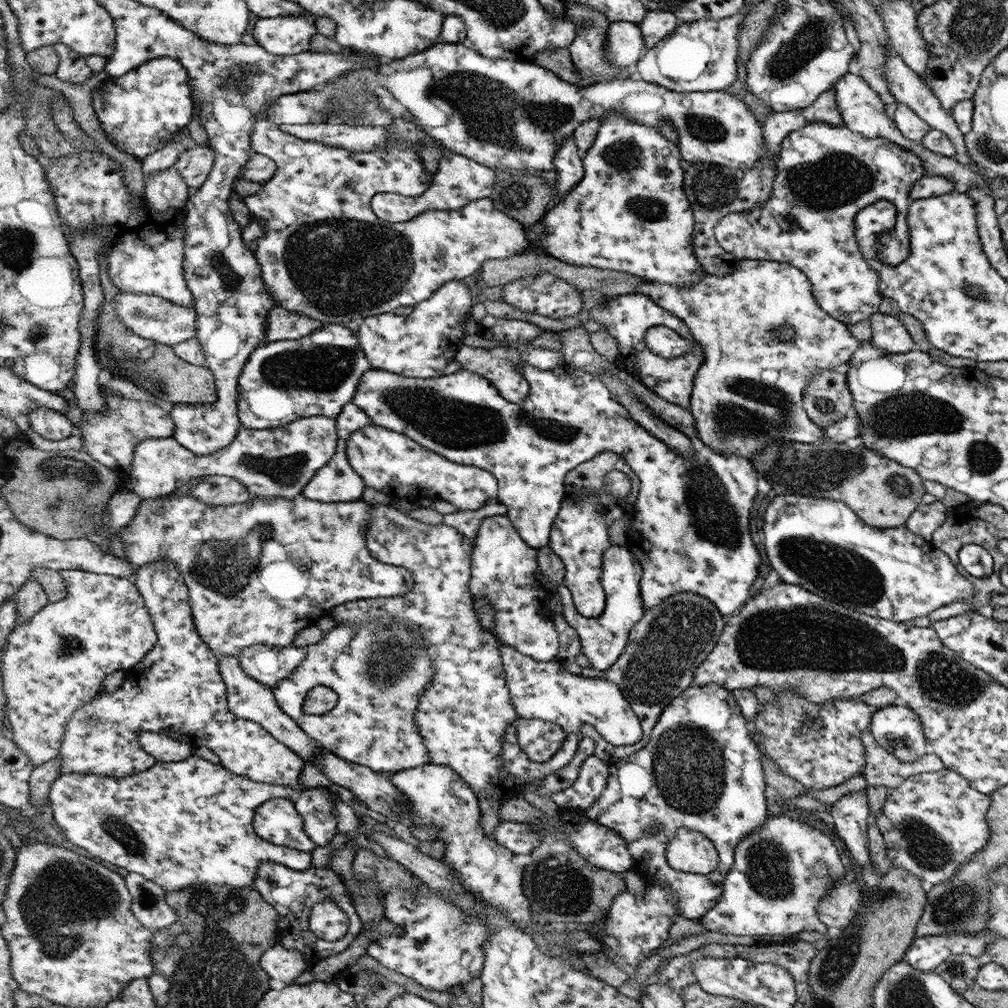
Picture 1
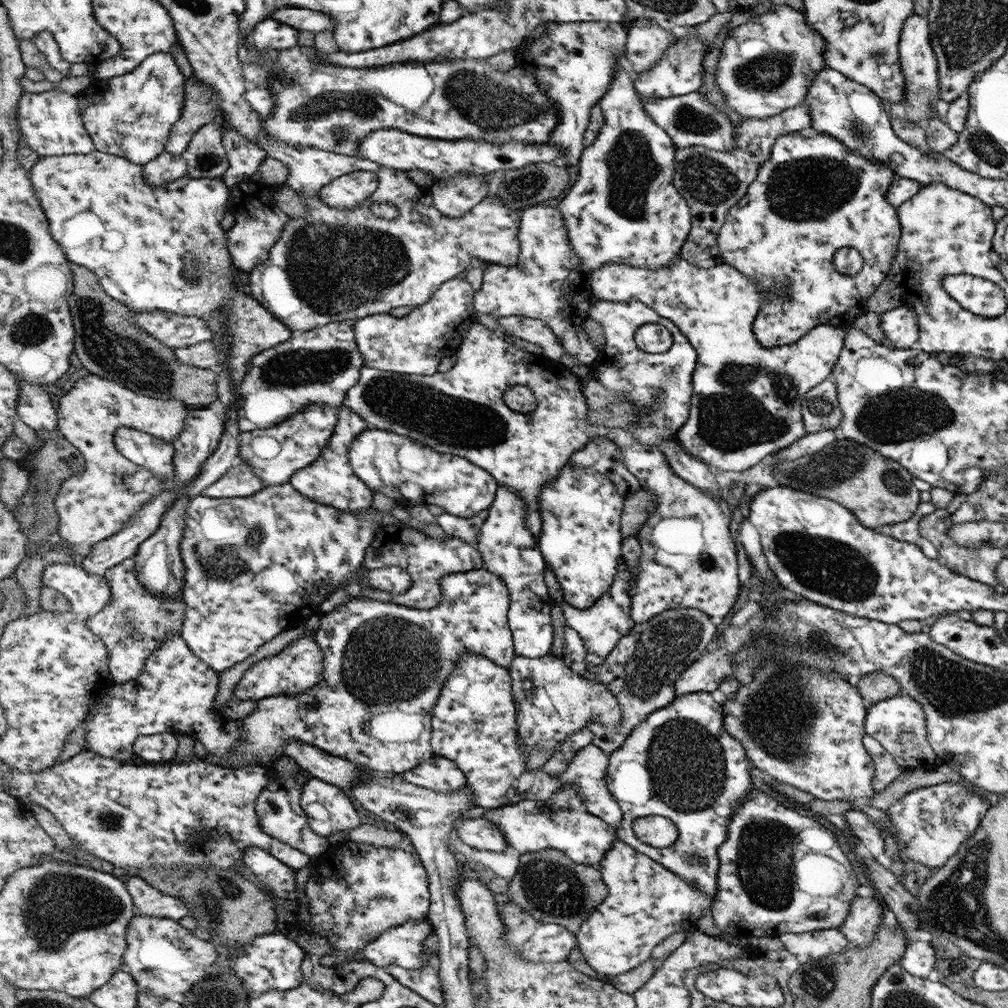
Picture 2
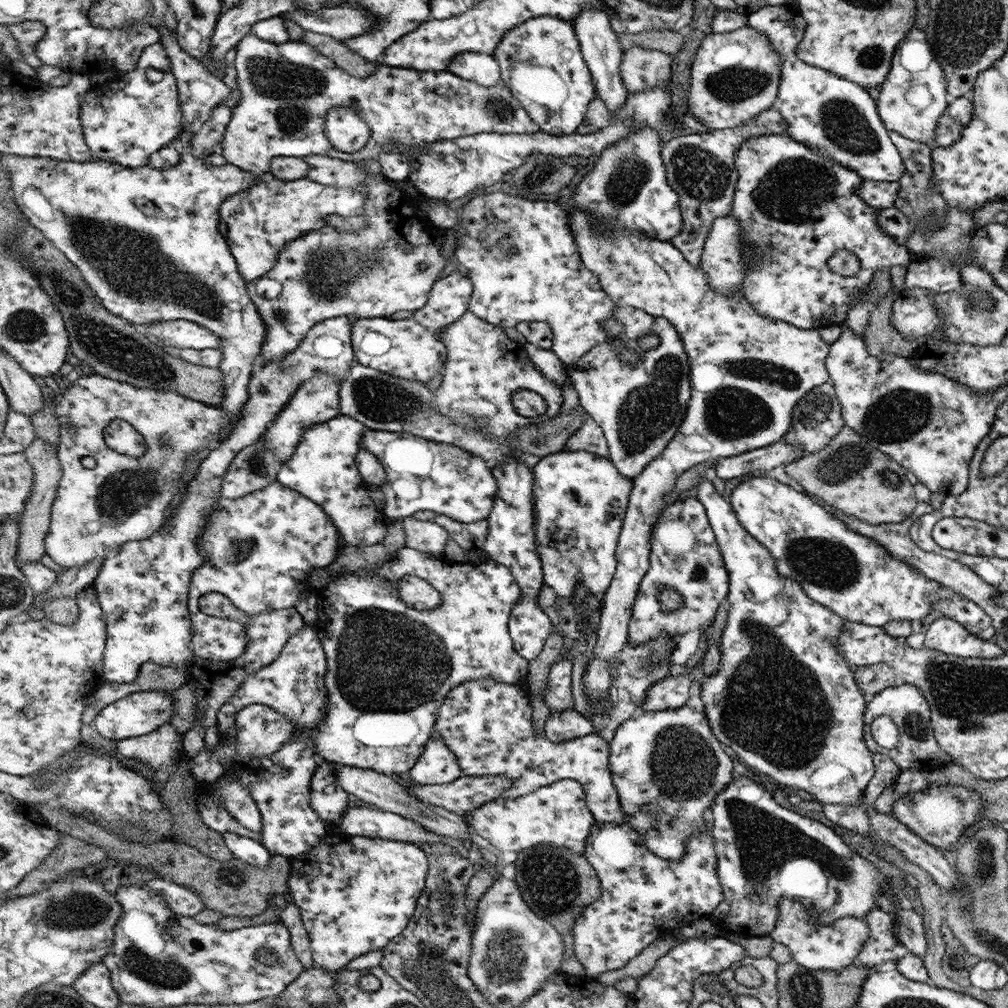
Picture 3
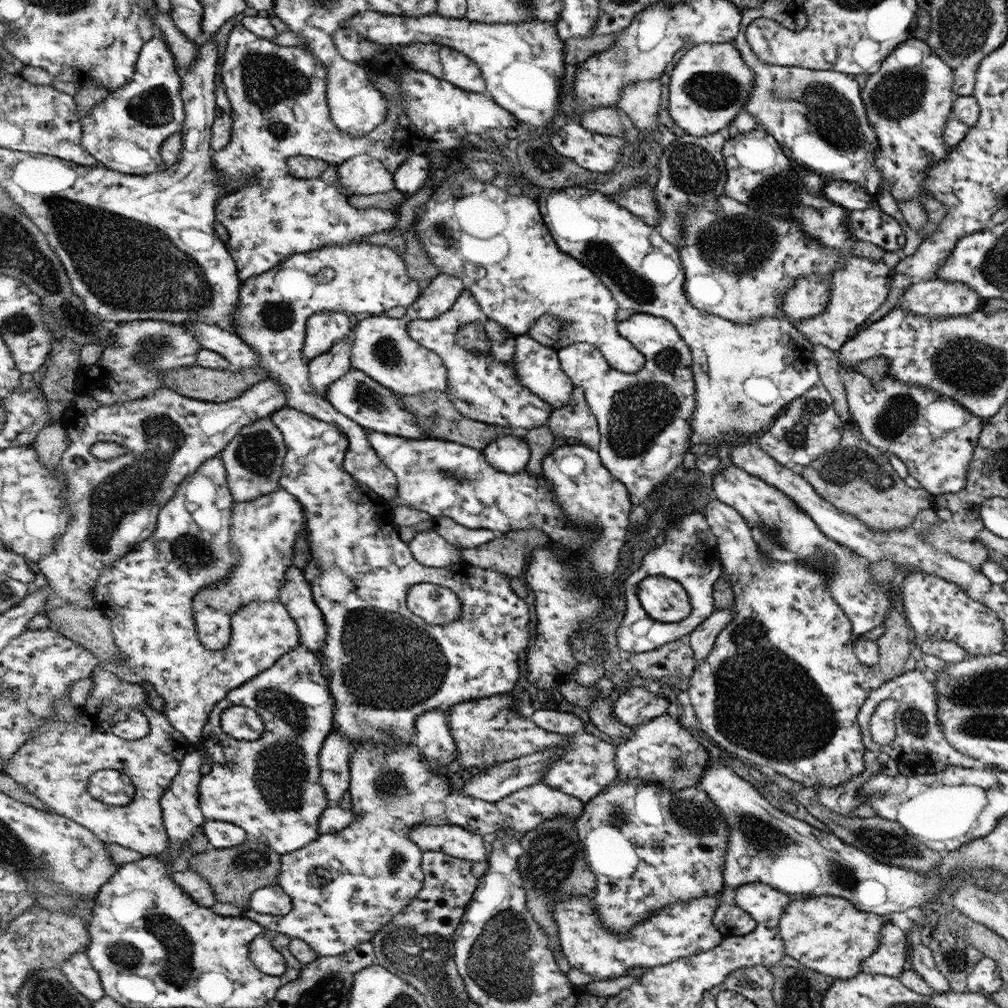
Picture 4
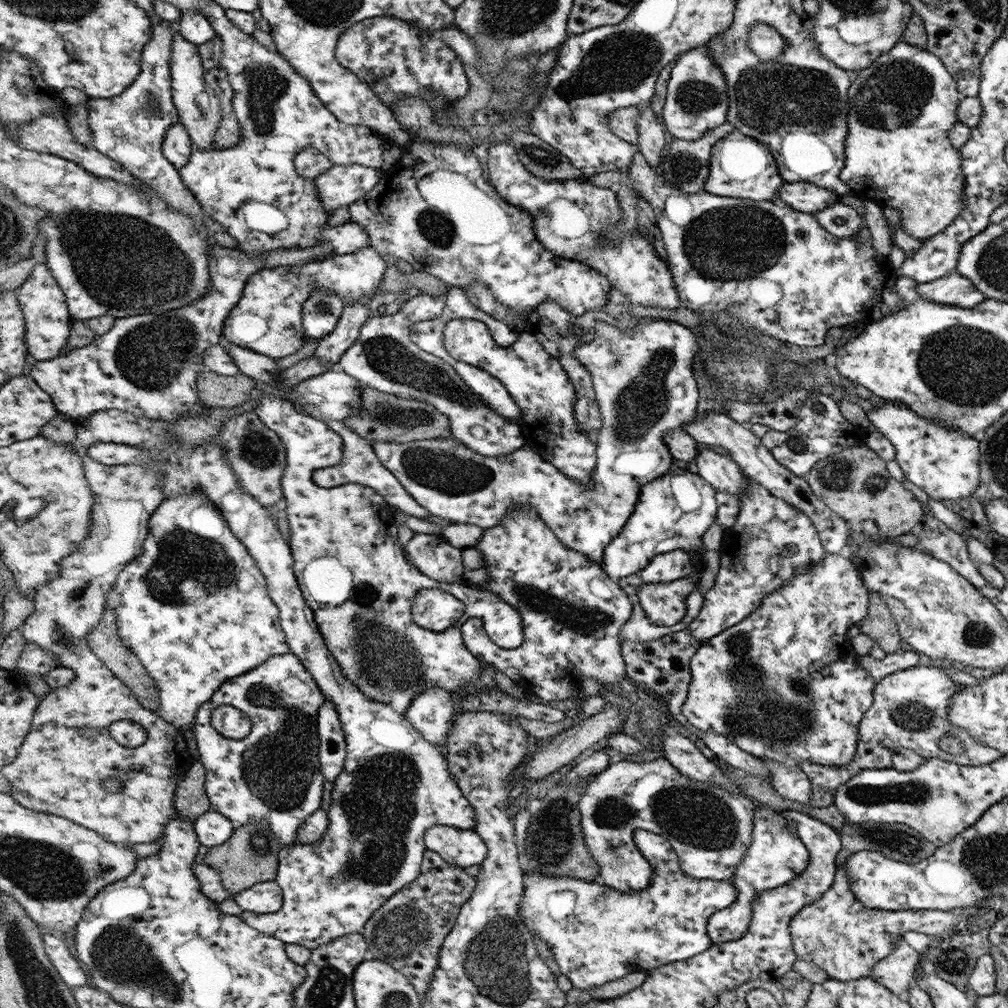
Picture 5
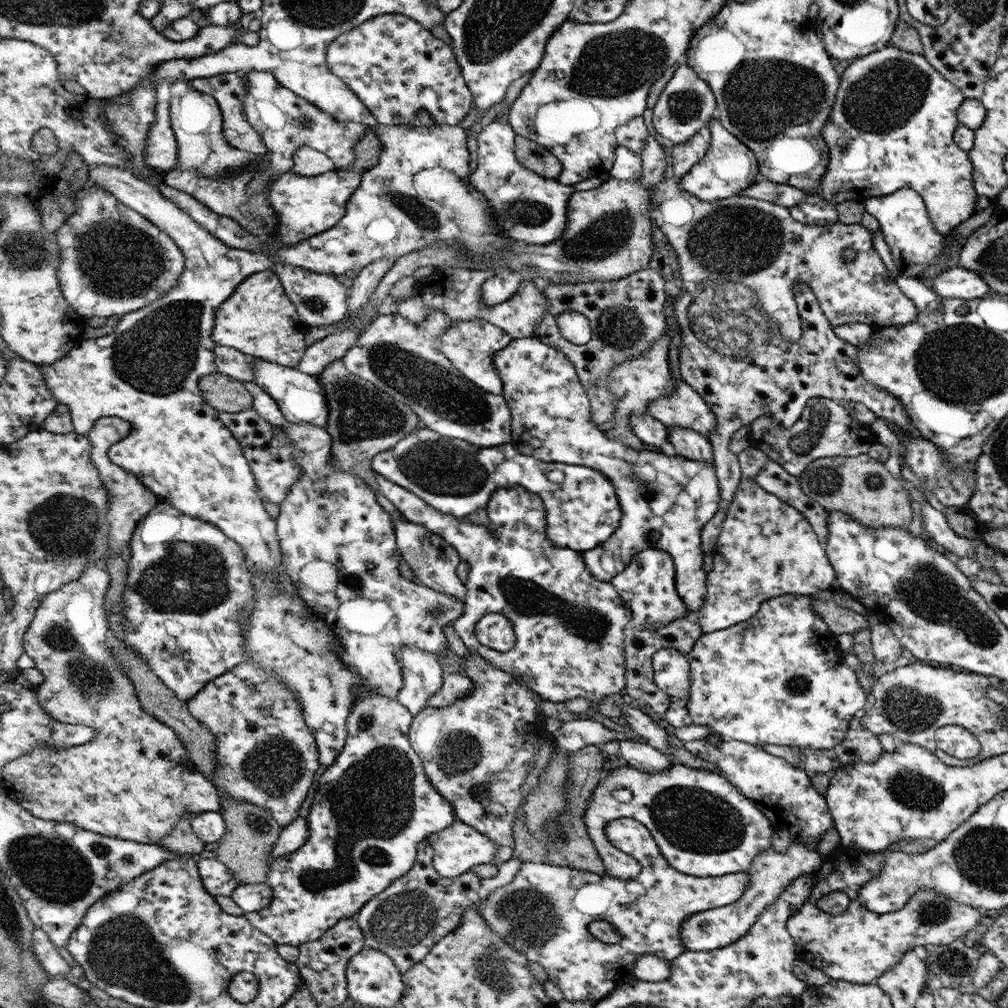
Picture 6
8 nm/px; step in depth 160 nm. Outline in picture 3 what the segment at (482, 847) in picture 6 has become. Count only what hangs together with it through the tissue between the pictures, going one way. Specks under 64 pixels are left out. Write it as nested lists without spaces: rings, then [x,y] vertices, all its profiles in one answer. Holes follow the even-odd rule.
[[[348,806],[347,815],[337,828],[341,830],[342,835],[378,837],[414,845],[418,842],[438,844],[441,840],[446,840],[445,836],[427,831],[418,823],[399,816],[398,813],[385,812],[371,806]]]

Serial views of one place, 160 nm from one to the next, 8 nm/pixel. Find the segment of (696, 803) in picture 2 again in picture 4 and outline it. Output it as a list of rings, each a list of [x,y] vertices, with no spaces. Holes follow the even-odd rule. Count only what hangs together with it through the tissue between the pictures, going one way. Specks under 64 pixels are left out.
[[[667,713],[633,727],[633,735],[616,743],[616,765],[619,780],[646,780],[682,792],[684,788],[696,788],[704,778],[704,764],[708,754],[702,746],[678,726],[678,720]]]

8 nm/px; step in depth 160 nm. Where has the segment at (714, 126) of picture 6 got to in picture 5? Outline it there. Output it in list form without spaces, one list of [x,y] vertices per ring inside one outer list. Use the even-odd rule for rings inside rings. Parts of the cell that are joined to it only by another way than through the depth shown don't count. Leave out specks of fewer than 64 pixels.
[[[734,130],[730,135],[723,136],[718,143],[714,144],[710,178],[706,184],[706,190],[709,193],[753,201],[772,201],[785,205],[779,200],[778,195],[784,182],[778,161],[775,160],[769,146],[762,141]]]

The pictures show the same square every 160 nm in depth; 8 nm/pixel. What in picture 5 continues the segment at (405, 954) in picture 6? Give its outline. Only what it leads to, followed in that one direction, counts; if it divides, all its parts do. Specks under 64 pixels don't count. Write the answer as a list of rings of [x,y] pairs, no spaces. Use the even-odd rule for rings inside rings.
[[[426,850],[418,880],[411,884],[405,892],[398,892],[384,906],[380,906],[367,920],[366,926],[362,928],[362,935],[367,942],[369,958],[381,960],[386,964],[391,964],[395,969],[399,969],[411,981],[415,991],[420,996],[428,995],[434,969],[438,966],[438,955],[442,941],[456,924],[460,907],[468,902],[470,895],[474,893],[476,882],[476,878],[468,875],[461,866],[451,864],[437,852]]]

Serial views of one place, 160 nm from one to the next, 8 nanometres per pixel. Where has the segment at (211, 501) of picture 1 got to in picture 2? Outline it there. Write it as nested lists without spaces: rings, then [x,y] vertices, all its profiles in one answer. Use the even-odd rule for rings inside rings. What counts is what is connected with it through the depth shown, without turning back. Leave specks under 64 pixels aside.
[[[237,460],[227,474],[204,493],[210,498],[238,498],[256,494],[262,488],[263,482],[252,467],[246,461]]]

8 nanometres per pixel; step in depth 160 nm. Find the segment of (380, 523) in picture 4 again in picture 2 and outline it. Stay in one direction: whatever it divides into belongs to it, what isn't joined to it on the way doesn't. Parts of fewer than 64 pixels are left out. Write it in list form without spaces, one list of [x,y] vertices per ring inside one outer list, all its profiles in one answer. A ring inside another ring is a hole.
[[[342,405],[338,410],[339,422],[331,436],[330,446],[310,466],[296,471],[290,483],[310,500],[319,501],[323,505],[332,505],[332,508],[340,509],[342,512],[359,514],[372,506],[373,490],[370,490],[370,487],[360,480],[351,467],[350,448],[352,441],[370,426],[350,408]],[[474,569],[465,573],[456,573],[442,578],[442,587],[444,588],[444,600],[438,607],[428,610],[408,608],[404,605],[394,604],[391,602],[383,602],[373,600],[367,597],[350,597],[343,605],[336,607],[334,611],[325,614],[321,617],[319,629],[315,632],[316,639],[323,649],[323,674],[320,680],[311,690],[302,692],[301,696],[272,696],[260,699],[258,701],[258,710],[246,719],[237,719],[231,721],[233,724],[238,724],[239,728],[243,728],[242,737],[243,743],[239,744],[234,752],[230,755],[230,760],[224,758],[216,758],[212,753],[206,753],[202,757],[202,761],[212,765],[222,765],[224,767],[234,767],[234,761],[252,760],[272,761],[284,755],[284,745],[291,740],[300,740],[306,744],[315,745],[316,748],[324,750],[326,753],[331,753],[332,756],[342,758],[343,760],[351,761],[356,764],[356,767],[372,770],[379,774],[386,772],[394,772],[396,776],[401,776],[406,771],[412,771],[419,767],[421,763],[427,762],[435,757],[434,750],[431,748],[431,719],[432,711],[435,704],[442,694],[444,683],[447,682],[448,675],[455,670],[455,666],[465,654],[476,652],[482,656],[491,657],[498,665],[503,665],[504,668],[510,668],[512,660],[517,655],[515,653],[514,636],[511,632],[510,625],[507,623],[507,615],[510,613],[511,593],[504,581],[493,572],[488,572],[482,569]],[[309,704],[315,704],[313,709],[309,709]]]

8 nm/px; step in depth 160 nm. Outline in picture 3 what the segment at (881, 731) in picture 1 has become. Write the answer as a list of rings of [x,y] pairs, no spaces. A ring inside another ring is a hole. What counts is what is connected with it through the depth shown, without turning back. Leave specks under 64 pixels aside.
[[[899,680],[898,684],[885,688],[877,695],[870,696],[864,721],[864,735],[868,749],[873,754],[886,754],[902,771],[912,769],[922,772],[924,770],[938,769],[946,763],[953,764],[952,756],[948,756],[948,753],[943,752],[940,749],[938,741],[935,739],[934,725],[931,723],[931,705],[927,701],[927,697],[923,695],[923,692],[920,692],[916,685]],[[882,715],[889,716],[897,726],[899,743],[895,748],[886,749],[874,742],[869,724],[874,718]]]

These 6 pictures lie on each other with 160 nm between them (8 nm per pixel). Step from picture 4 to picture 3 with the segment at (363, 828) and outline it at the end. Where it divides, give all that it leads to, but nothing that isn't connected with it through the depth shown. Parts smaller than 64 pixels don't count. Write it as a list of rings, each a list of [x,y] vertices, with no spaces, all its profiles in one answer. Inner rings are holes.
[[[565,779],[548,787],[540,788],[531,795],[515,799],[498,797],[466,814],[472,830],[486,838],[502,852],[517,852],[541,844],[553,844],[573,850],[585,856],[587,836],[593,828],[594,816],[588,810],[584,789],[580,783]],[[340,835],[337,839],[331,841],[323,840],[312,851],[308,851],[304,855],[298,855],[290,858],[291,874],[289,881],[288,893],[292,895],[296,906],[300,909],[300,916],[303,922],[303,927],[308,931],[310,950],[312,953],[313,962],[316,966],[324,967],[335,971],[340,970],[345,964],[348,964],[359,956],[366,955],[369,952],[381,950],[387,946],[394,938],[399,938],[402,932],[407,928],[407,924],[411,922],[416,908],[418,908],[419,897],[427,888],[427,876],[430,868],[428,853],[418,847],[417,845],[404,842],[388,840],[378,837],[367,836],[352,836]]]

